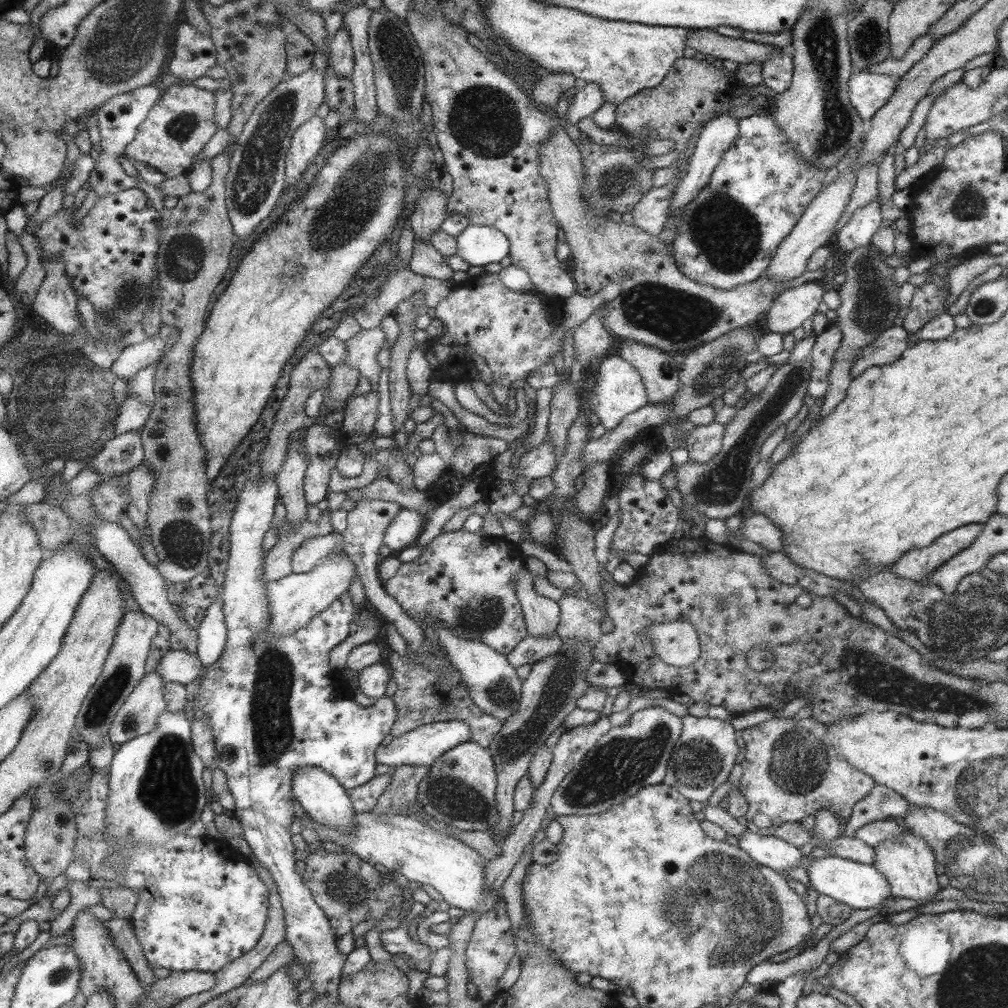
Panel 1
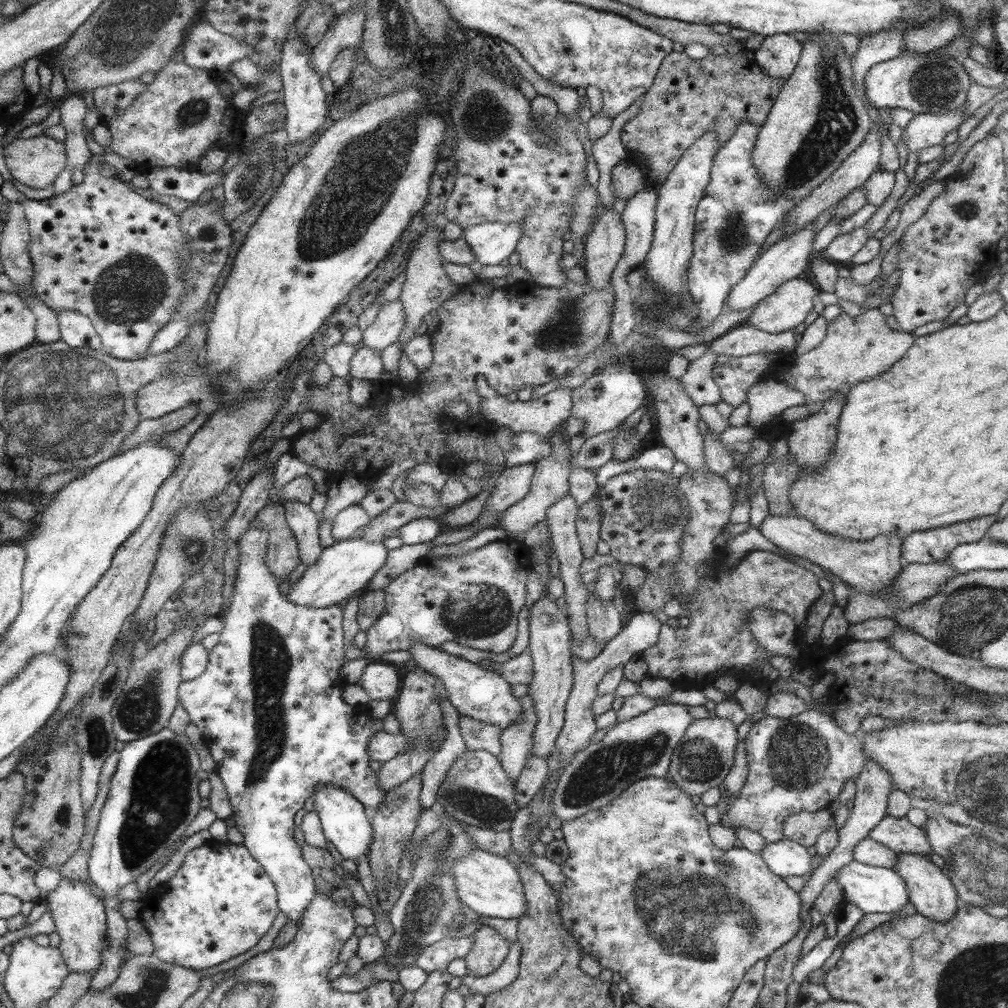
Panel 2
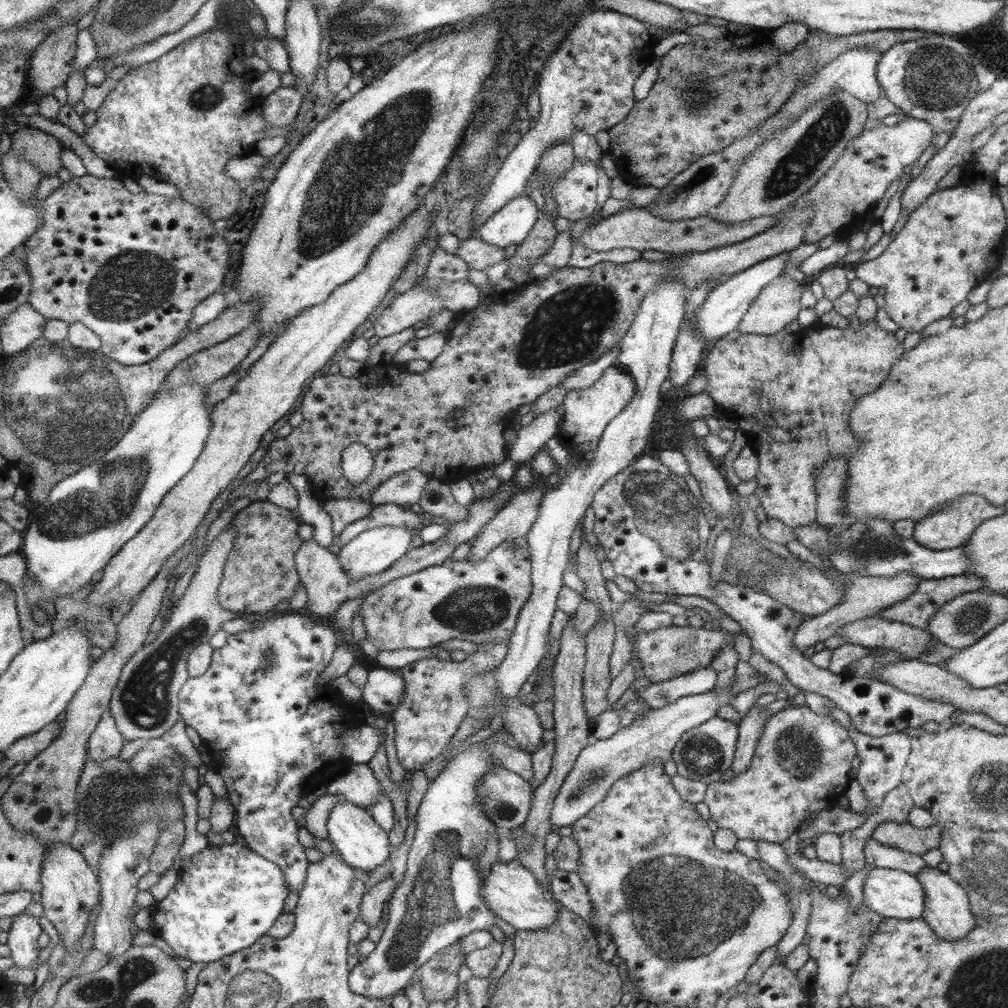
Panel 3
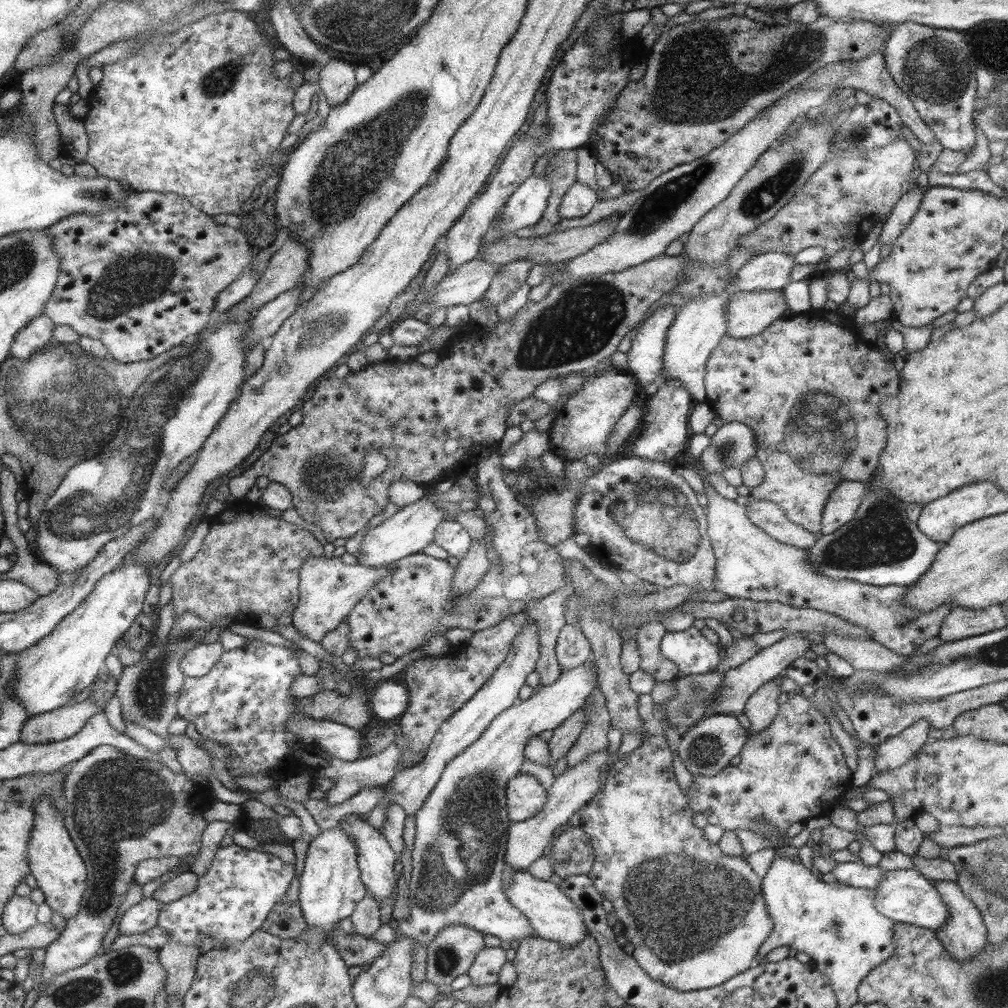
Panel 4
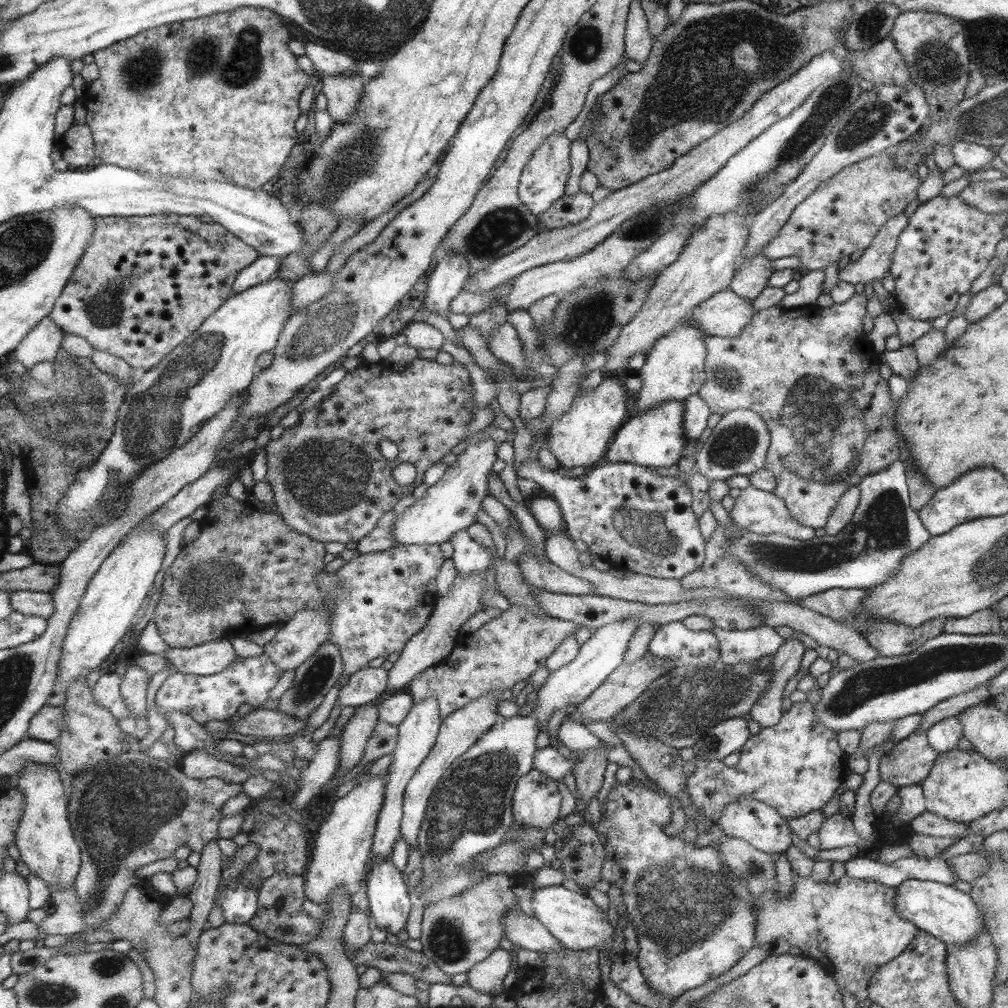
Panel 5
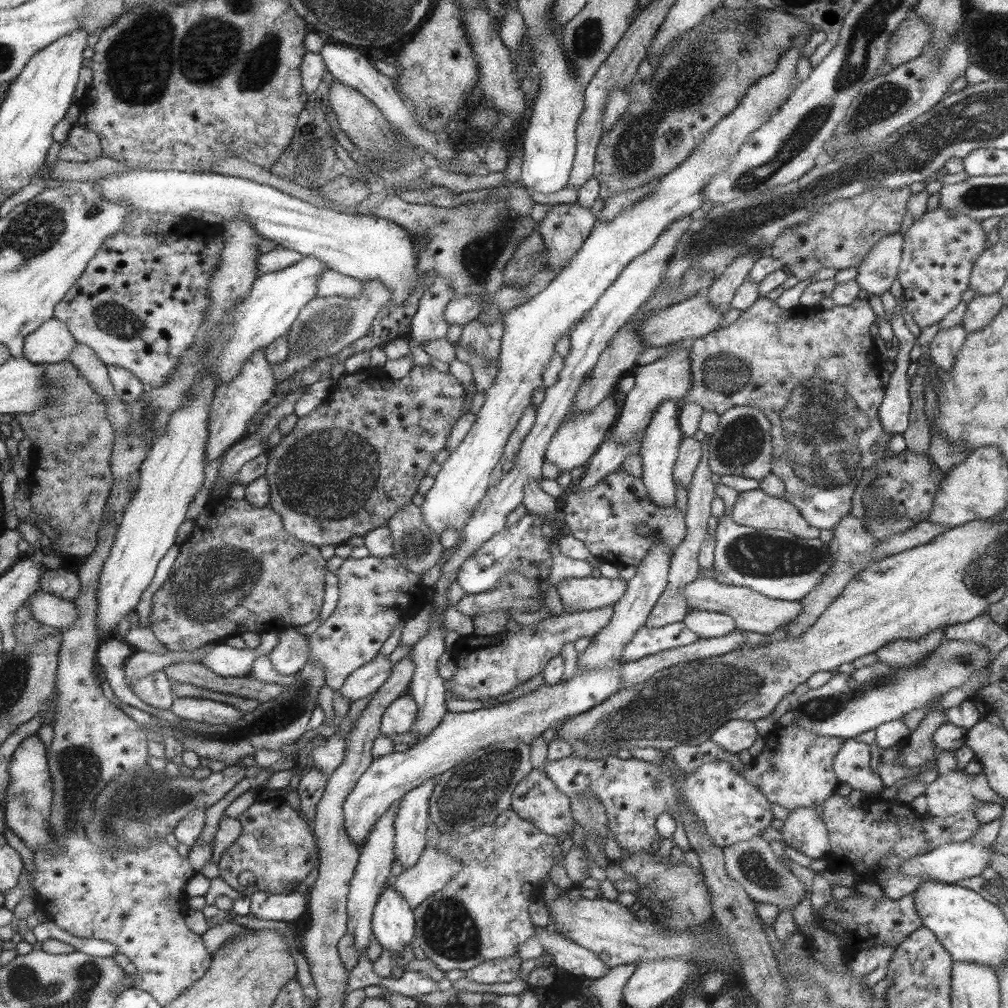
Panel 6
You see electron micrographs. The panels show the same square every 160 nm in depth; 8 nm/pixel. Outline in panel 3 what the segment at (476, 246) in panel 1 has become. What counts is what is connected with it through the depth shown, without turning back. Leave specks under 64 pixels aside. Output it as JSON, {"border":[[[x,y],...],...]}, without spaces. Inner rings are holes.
{"border":[[[521,193],[499,210],[492,212],[491,216],[474,230],[473,236],[497,248],[519,244],[528,236],[538,215],[535,203],[529,195]]]}

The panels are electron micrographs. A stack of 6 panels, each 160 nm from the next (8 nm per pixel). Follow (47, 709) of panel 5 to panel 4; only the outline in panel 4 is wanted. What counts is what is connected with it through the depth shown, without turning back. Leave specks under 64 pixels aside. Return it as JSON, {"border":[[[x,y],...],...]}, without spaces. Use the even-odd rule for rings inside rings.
{"border":[[[86,699],[80,703],[58,708],[47,714],[29,718],[24,724],[20,741],[25,744],[53,744],[75,736],[102,706]]]}

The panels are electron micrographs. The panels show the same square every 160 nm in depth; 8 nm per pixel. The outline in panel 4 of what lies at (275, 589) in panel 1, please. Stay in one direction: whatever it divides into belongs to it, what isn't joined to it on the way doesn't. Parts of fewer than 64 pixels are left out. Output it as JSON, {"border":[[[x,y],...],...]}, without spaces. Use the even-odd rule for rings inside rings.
{"border":[[[439,496],[435,502],[429,502],[421,498],[415,503],[399,508],[393,517],[367,530],[361,536],[361,544],[358,546],[357,554],[354,555],[356,563],[371,568],[381,567],[419,553],[426,545],[434,542],[436,526],[450,519],[435,506],[438,499]]]}

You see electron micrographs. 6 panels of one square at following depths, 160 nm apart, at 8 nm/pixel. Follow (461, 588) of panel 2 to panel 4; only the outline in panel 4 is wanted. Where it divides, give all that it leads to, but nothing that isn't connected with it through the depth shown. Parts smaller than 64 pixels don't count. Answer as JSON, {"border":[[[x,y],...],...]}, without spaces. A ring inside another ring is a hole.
{"border":[[[499,453],[488,456],[486,459],[474,463],[472,482],[475,486],[486,487],[490,490],[491,498],[495,503],[495,509],[491,514],[484,516],[483,522],[487,530],[493,534],[492,546],[498,563],[491,565],[485,574],[476,582],[476,585],[460,596],[452,594],[452,580],[456,573],[456,568],[451,567],[445,559],[437,559],[425,554],[416,553],[400,561],[385,564],[388,575],[377,582],[372,589],[361,599],[348,617],[344,619],[348,624],[349,644],[348,648],[356,651],[356,658],[377,658],[381,653],[391,654],[395,658],[403,656],[424,644],[424,642],[436,632],[448,630],[450,628],[465,628],[471,632],[485,630],[505,621],[515,614],[522,613],[525,606],[537,599],[543,599],[554,590],[563,585],[562,565],[563,559],[559,557],[556,550],[545,544],[537,532],[536,522],[529,512],[516,502],[514,494],[502,481],[503,467]]]}

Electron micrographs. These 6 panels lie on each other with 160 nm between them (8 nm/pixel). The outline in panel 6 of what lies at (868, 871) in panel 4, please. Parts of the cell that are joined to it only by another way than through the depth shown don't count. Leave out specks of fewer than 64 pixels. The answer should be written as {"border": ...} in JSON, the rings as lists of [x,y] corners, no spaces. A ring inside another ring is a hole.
{"border":[[[953,842],[938,846],[928,852],[914,856],[901,864],[899,872],[905,876],[926,874],[932,880],[942,883],[958,882],[962,878],[977,876],[987,867],[989,847],[969,843]]]}

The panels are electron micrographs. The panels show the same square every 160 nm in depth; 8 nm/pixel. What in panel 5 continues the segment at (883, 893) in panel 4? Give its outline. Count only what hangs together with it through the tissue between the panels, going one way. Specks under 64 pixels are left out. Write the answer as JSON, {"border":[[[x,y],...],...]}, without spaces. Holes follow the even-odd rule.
{"border":[[[907,879],[894,889],[896,913],[914,923],[917,930],[924,930],[940,939],[945,946],[953,943],[953,946],[962,947],[964,942],[972,941],[973,937],[986,930],[979,905],[972,901],[971,895],[958,891],[952,884]]]}

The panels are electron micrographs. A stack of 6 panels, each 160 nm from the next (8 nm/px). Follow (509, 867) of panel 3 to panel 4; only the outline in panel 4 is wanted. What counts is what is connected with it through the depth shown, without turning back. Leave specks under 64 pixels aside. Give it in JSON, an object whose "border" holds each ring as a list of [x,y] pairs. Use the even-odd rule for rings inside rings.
{"border":[[[527,870],[513,871],[510,883],[502,886],[502,891],[505,898],[527,919],[535,937],[559,943],[561,946],[577,946],[576,942],[583,940],[587,935],[587,925],[579,907],[550,881],[535,878]]]}

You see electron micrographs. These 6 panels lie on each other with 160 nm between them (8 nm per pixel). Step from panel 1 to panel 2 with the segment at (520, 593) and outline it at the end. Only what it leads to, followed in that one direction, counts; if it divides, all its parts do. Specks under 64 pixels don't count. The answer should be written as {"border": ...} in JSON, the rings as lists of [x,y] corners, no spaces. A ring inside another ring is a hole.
{"border":[[[551,596],[541,597],[529,606],[527,612],[528,649],[532,658],[532,681],[528,692],[536,707],[537,722],[532,734],[532,757],[549,758],[554,742],[562,729],[564,704],[572,687],[572,652],[570,651],[570,630],[562,608],[558,608]]]}

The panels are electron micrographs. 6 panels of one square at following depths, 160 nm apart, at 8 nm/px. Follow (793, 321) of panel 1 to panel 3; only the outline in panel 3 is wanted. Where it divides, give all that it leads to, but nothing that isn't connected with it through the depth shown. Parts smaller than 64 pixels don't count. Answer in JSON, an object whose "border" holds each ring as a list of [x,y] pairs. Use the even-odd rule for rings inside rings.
{"border":[[[787,276],[770,281],[738,321],[737,330],[765,336],[779,333],[783,326],[797,318],[801,295],[801,284]]]}

